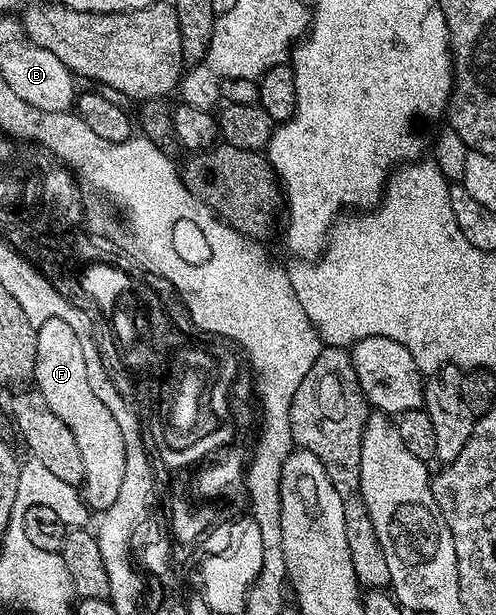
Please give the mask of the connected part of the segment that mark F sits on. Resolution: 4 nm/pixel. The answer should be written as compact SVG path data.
M48 317L44 324L37 328L36 368L34 369L33 383L35 389L41 392L48 408L67 424L76 438L77 448L84 461L85 482L82 486L82 497L93 511L101 512L108 508L116 500L120 492L121 481L124 480L125 451L124 436L113 419L108 408L104 407L103 401L96 398L92 392L92 386L88 381L88 370L85 367L84 346L80 343L79 331L66 320L59 317Z

